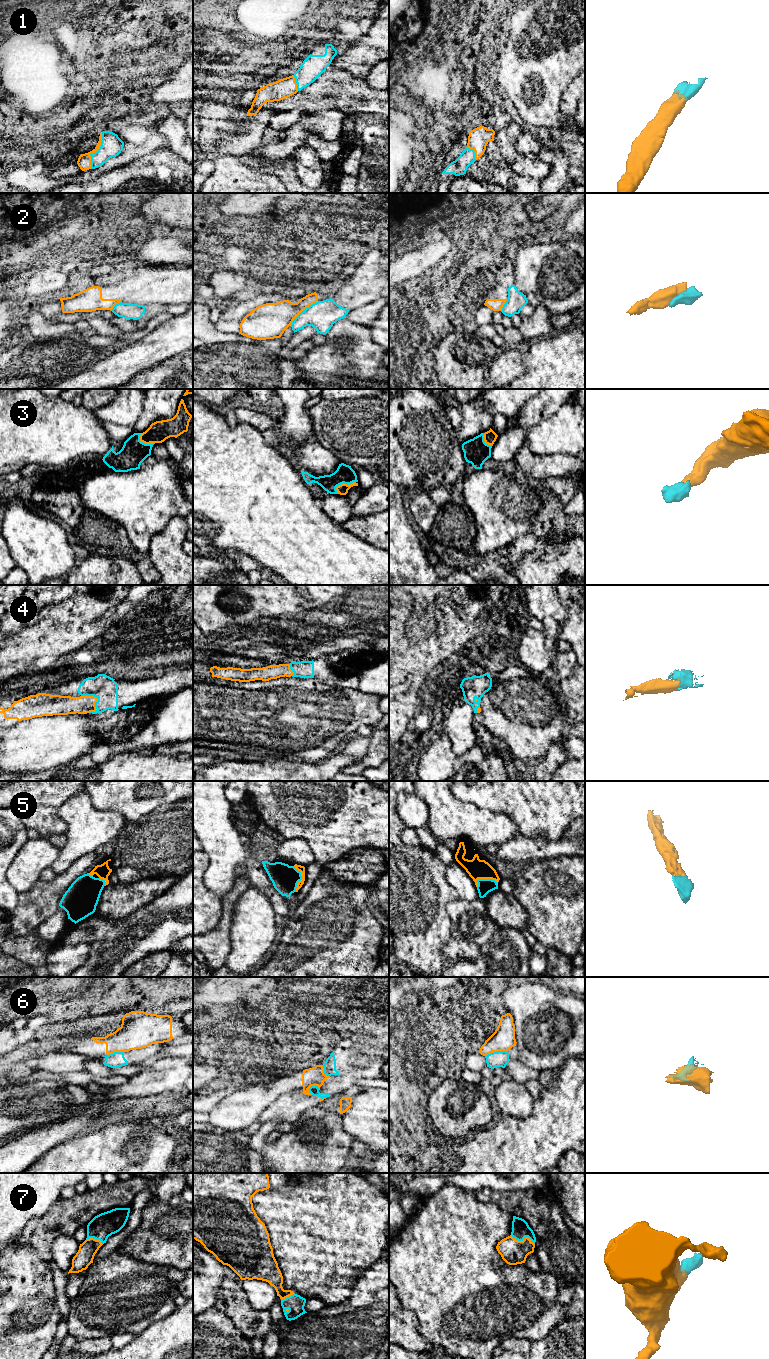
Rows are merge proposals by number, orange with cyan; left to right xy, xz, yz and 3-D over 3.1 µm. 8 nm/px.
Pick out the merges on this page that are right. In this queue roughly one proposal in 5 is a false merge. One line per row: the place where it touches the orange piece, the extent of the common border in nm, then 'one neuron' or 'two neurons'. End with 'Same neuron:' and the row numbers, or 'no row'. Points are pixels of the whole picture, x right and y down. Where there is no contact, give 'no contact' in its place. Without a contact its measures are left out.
1: xy (95, 151) | 320 nm | one neuron
2: xz (303, 310) | 300 nm | two neurons
3: xz (343, 483) | 180 nm | one neuron
4: xy (96, 698) | 180 nm | one neuron
5: yz (487, 878) | 180 nm | one neuron
6: yz (496, 1051) | 190 nm | two neurons
7: yz (523, 1240) | 220 nm | one neuron
Same neuron: 1, 3, 4, 5, 7

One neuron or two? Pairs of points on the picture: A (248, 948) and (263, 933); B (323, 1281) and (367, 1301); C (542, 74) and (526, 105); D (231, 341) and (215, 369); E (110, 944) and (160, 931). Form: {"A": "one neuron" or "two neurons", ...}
{"A": "one neuron", "B": "two neurons", "C": "one neuron", "D": "one neuron", "E": "one neuron"}

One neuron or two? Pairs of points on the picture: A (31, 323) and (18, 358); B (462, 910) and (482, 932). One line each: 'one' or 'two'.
A: two
B: one

